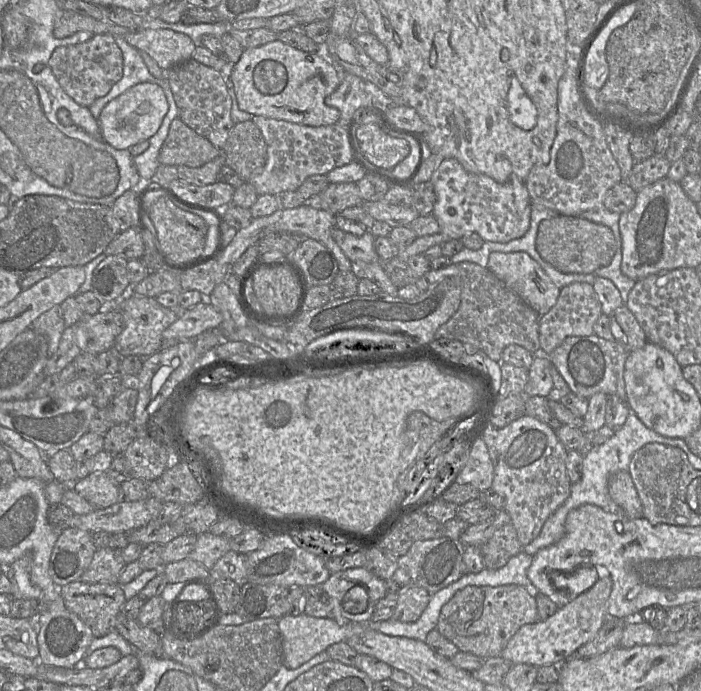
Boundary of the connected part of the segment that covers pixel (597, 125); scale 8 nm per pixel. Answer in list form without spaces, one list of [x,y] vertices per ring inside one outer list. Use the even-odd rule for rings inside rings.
[[[569,49],[566,71],[558,83],[557,134],[550,149],[550,160],[547,164],[534,166],[525,180],[531,203],[544,206],[565,216],[579,216],[583,212],[602,206],[607,191],[622,181],[620,168],[605,138],[603,123],[588,107],[584,95],[581,95],[577,89],[575,68],[575,53]]]

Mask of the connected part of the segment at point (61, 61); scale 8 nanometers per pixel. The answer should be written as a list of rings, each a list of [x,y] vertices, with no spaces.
[[[96,34],[90,40],[70,46],[56,48],[49,60],[52,72],[62,87],[77,104],[89,108],[98,98],[104,97],[123,76],[122,52],[111,34]]]

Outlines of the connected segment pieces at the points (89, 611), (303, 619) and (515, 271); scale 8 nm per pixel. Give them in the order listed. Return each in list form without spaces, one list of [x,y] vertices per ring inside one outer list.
[[[77,580],[60,587],[59,593],[67,609],[90,628],[94,638],[114,630],[114,618],[126,602],[122,586],[115,582]]]
[[[304,613],[297,616],[287,614],[278,619],[278,626],[282,637],[283,665],[288,669],[296,669],[308,662],[317,654],[326,651],[335,643],[346,642],[354,634],[361,633],[364,625],[340,619],[317,618]]]
[[[492,252],[487,269],[539,316],[546,314],[558,299],[560,289],[525,252]]]

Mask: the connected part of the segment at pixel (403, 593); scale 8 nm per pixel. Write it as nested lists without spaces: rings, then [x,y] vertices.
[[[419,586],[406,587],[398,592],[398,601],[392,619],[412,623],[417,621],[430,601],[430,593]]]

